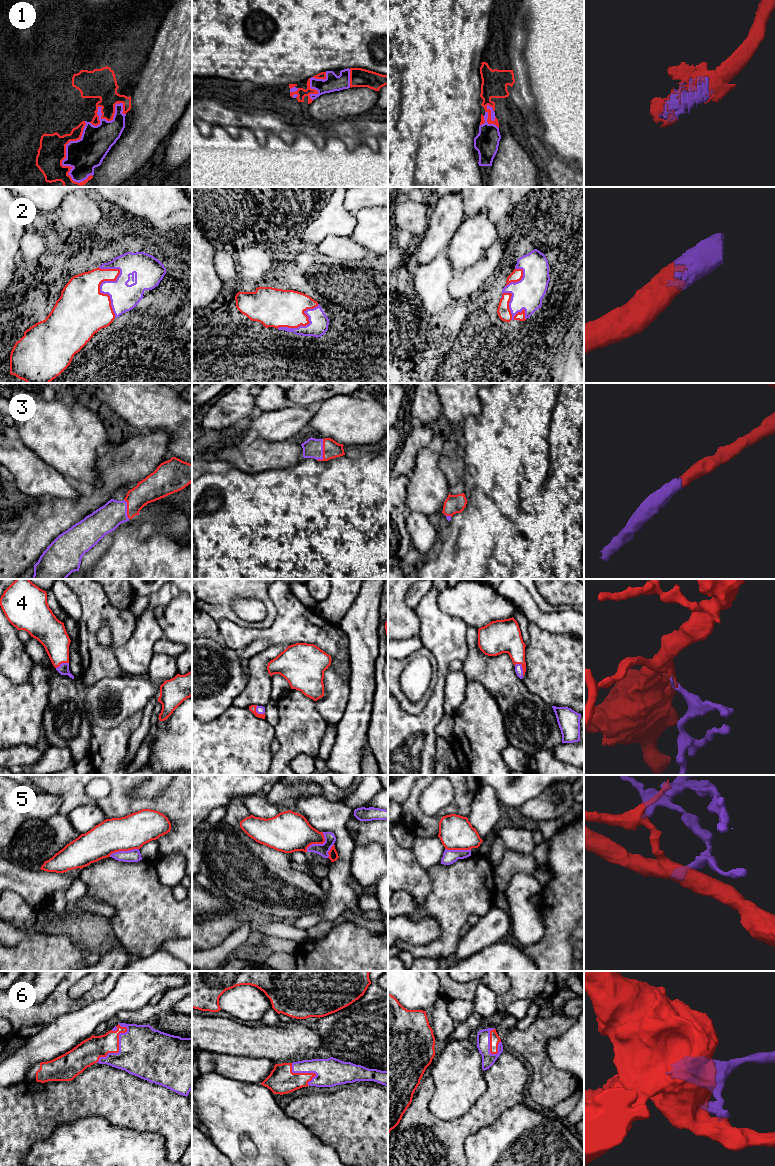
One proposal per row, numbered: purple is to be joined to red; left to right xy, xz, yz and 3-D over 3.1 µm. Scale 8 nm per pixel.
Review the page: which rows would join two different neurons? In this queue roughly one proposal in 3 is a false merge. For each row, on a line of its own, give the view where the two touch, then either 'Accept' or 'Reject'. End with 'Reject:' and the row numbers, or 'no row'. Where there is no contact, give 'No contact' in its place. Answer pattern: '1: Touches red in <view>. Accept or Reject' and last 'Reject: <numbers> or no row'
1: Touches red in xy. Accept
2: Touches red in xy. Accept
3: Touches red in xz. Accept
4: Touches red in yz. Accept
5: Touches red in xz. Reject
6: Touches red in xy. Accept
Reject: 5

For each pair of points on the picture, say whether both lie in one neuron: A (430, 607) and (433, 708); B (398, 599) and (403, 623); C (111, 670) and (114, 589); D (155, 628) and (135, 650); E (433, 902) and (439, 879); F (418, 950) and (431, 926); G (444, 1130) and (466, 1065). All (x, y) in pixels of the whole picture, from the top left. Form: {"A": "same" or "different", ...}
{"A": "same", "B": "same", "C": "different", "D": "same", "E": "same", "F": "different", "G": "different"}

